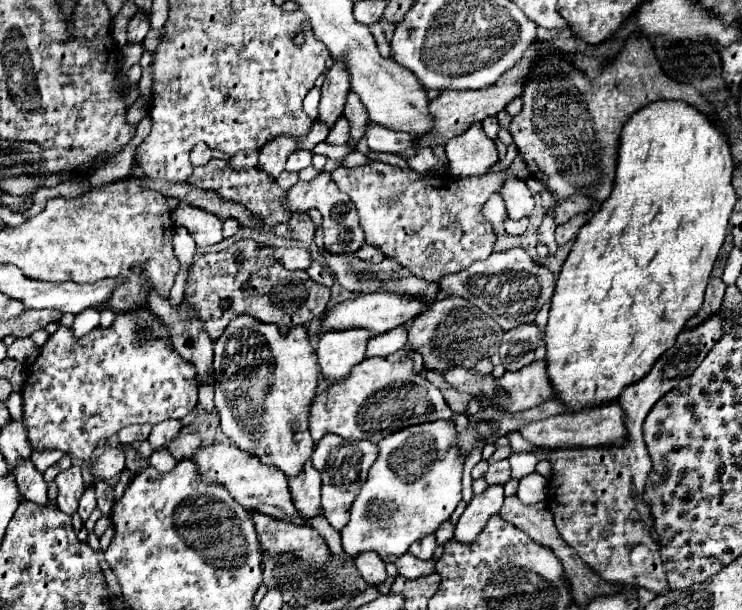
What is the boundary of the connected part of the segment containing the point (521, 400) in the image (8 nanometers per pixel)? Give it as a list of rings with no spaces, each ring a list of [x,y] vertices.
[[[536,360],[516,372],[506,372],[498,384],[510,394],[506,404],[510,412],[522,412],[540,406],[544,400],[554,398],[556,394],[550,384],[544,360]]]

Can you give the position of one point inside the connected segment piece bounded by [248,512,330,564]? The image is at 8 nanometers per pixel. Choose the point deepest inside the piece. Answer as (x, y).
(276, 537)

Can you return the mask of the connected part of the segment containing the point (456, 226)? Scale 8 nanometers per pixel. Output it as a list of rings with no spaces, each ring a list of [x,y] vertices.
[[[516,154],[514,162],[500,172],[492,172],[486,176],[474,176],[474,178],[464,178],[456,180],[450,174],[418,174],[414,170],[402,170],[392,164],[384,162],[372,162],[364,168],[336,168],[332,170],[332,180],[340,188],[340,192],[348,194],[350,200],[356,204],[358,216],[360,216],[360,226],[366,234],[366,242],[378,246],[384,256],[398,260],[402,266],[406,266],[412,274],[428,280],[428,282],[438,282],[446,274],[460,272],[468,268],[474,260],[488,258],[492,254],[494,246],[494,232],[490,224],[482,216],[482,204],[490,198],[490,194],[500,192],[504,186],[504,180],[508,174],[522,178],[526,174],[526,164],[520,154]]]

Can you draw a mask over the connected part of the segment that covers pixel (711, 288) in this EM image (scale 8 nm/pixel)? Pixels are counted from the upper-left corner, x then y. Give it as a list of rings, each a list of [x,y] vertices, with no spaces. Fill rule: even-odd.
[[[710,278],[708,288],[706,288],[706,296],[704,296],[704,304],[700,308],[700,312],[696,312],[696,316],[692,316],[686,322],[686,328],[696,328],[698,324],[702,324],[710,314],[718,312],[718,308],[722,306],[722,298],[726,292],[726,284],[722,282],[722,278]]]

